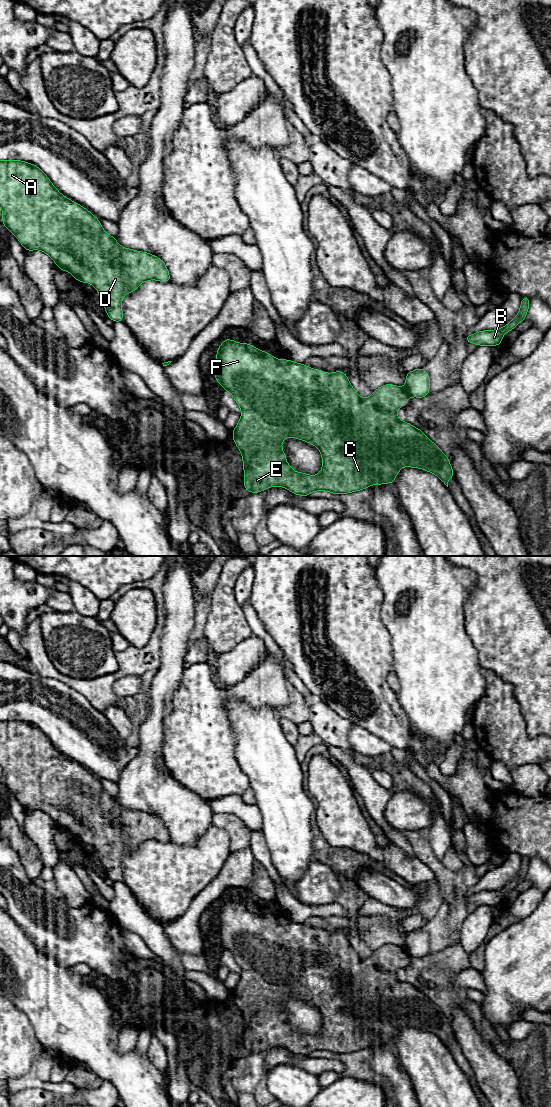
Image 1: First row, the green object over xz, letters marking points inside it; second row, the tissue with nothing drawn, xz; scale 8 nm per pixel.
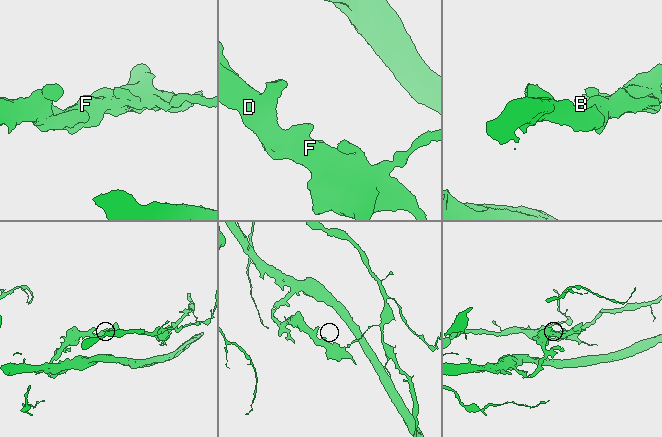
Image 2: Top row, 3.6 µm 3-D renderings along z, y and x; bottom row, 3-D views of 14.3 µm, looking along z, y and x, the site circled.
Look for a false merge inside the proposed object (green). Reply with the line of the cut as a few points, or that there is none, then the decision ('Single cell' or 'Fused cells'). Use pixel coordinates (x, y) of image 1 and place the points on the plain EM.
Split along xz (404, 947), (409, 956). Fused cells

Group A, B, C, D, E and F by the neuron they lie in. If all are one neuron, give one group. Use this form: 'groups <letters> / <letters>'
groups A C D E F / B

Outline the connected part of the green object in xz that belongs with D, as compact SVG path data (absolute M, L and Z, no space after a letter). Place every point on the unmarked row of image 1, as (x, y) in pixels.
M0 720L0 767L2 784L13 793L26 811L45 812L60 830L71 833L76 841L90 843L98 851L102 864L114 882L123 882L122 858L148 840L171 841L166 824L147 812L122 807L107 794L98 778L80 764L62 755L46 734L36 725L20 720Z

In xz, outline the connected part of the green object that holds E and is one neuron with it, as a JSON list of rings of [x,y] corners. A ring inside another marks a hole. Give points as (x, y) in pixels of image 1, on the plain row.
[[[230,898],[224,900],[219,905],[215,920],[215,941],[219,942],[225,951],[232,954],[234,960],[241,969],[241,978],[232,991],[233,1000],[241,1011],[244,1028],[244,1048],[248,1052],[258,1053],[269,1047],[284,1047],[295,1055],[308,1056],[314,1051],[327,1051],[333,1054],[346,1054],[366,1049],[372,1044],[377,1046],[388,1043],[393,1044],[395,1037],[402,1027],[420,1028],[436,1035],[447,1047],[451,1037],[454,1036],[453,1029],[449,1022],[449,1017],[445,1016],[440,1007],[434,1004],[420,989],[417,989],[408,982],[401,981],[397,976],[397,970],[404,966],[409,959],[405,948],[394,944],[385,944],[374,950],[373,954],[367,958],[361,958],[350,944],[347,935],[342,931],[324,933],[322,930],[310,928],[302,923],[296,923],[288,919],[278,920],[269,913],[259,910],[247,903],[238,903]],[[286,998],[296,998],[311,1003],[317,1007],[322,1015],[322,1030],[315,1036],[302,1032],[293,1031],[286,1022],[286,1014],[282,1010],[282,1001]]]

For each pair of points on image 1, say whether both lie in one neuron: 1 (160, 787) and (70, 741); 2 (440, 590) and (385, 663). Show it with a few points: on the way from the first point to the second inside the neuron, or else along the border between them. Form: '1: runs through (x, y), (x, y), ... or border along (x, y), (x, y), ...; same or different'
1: border along (134, 750), (132, 758), (115, 782); different
2: border along (387, 629), (390, 635), (393, 670); different

